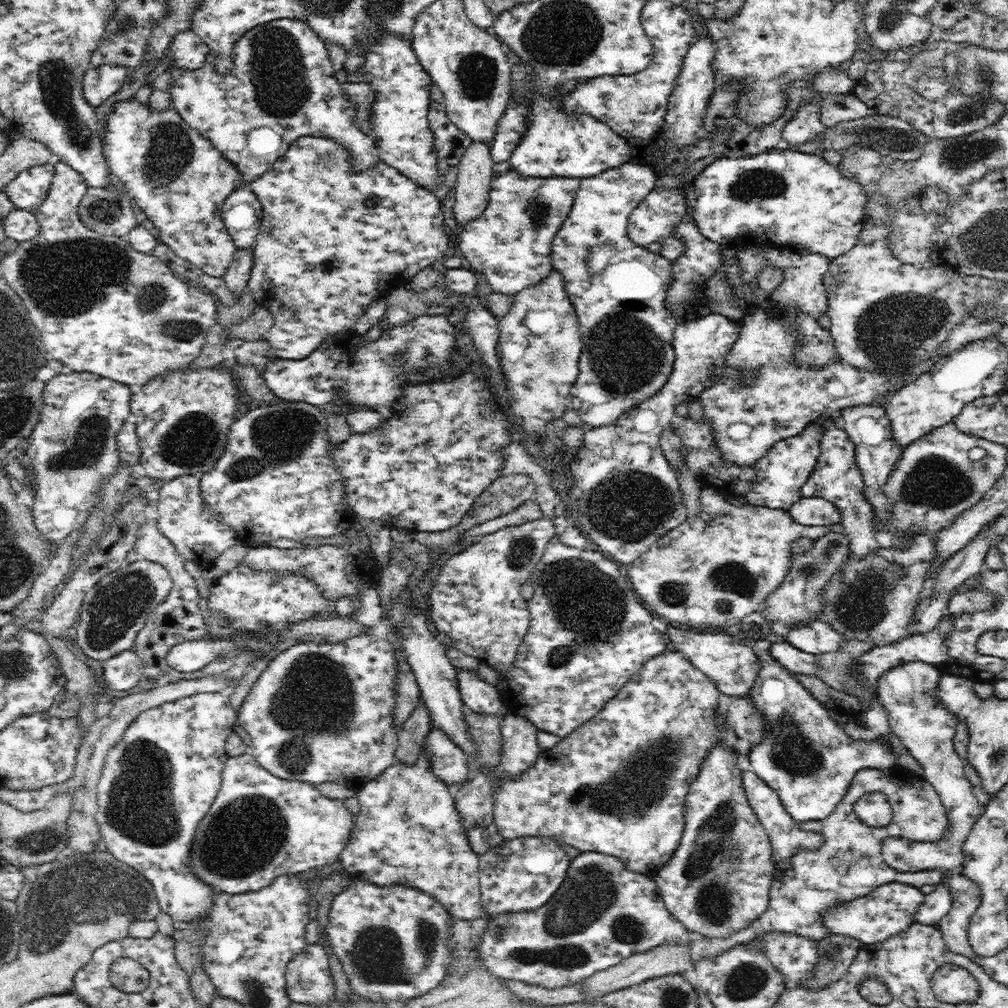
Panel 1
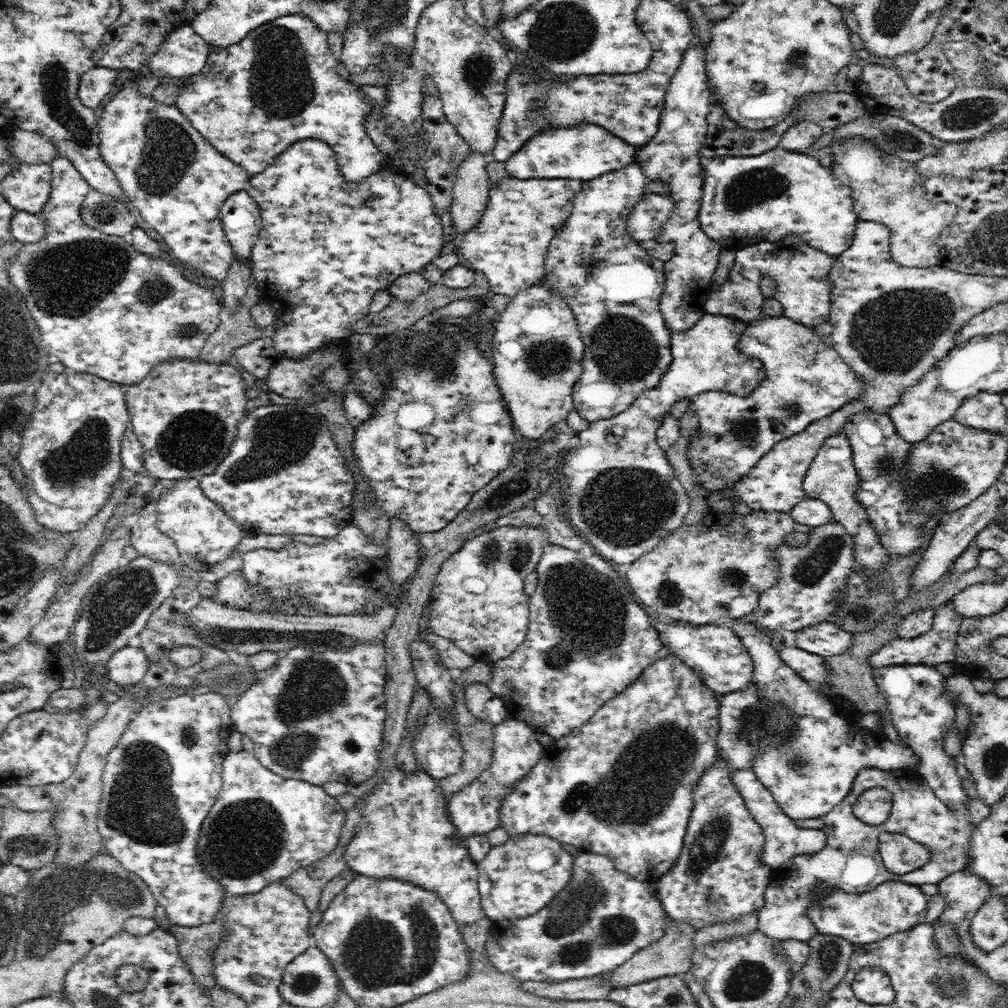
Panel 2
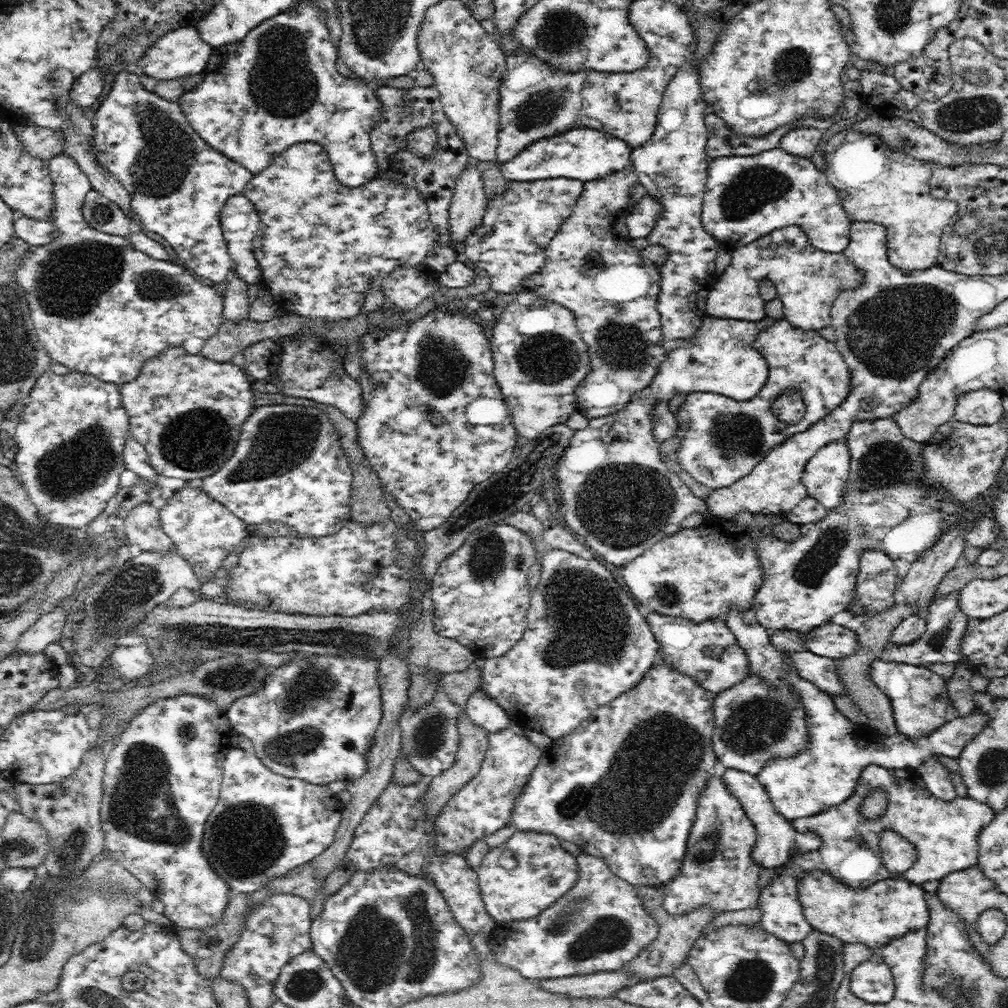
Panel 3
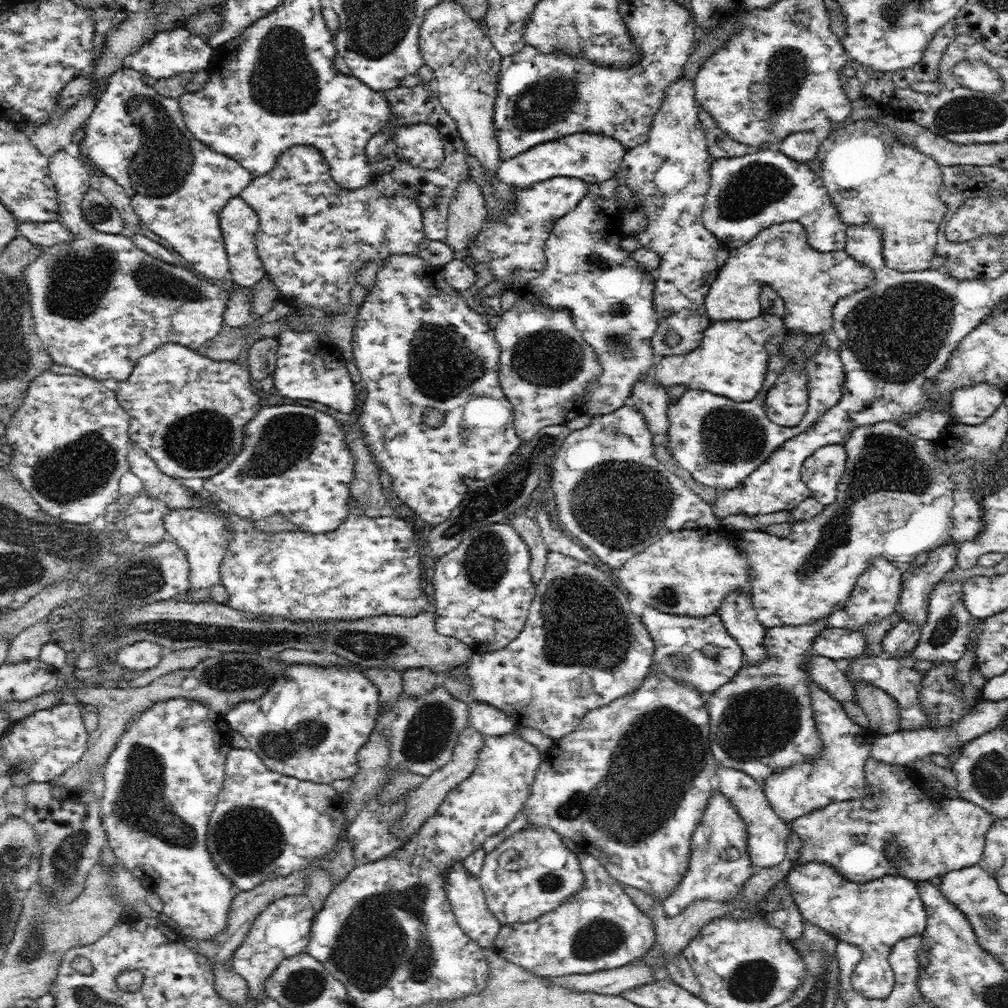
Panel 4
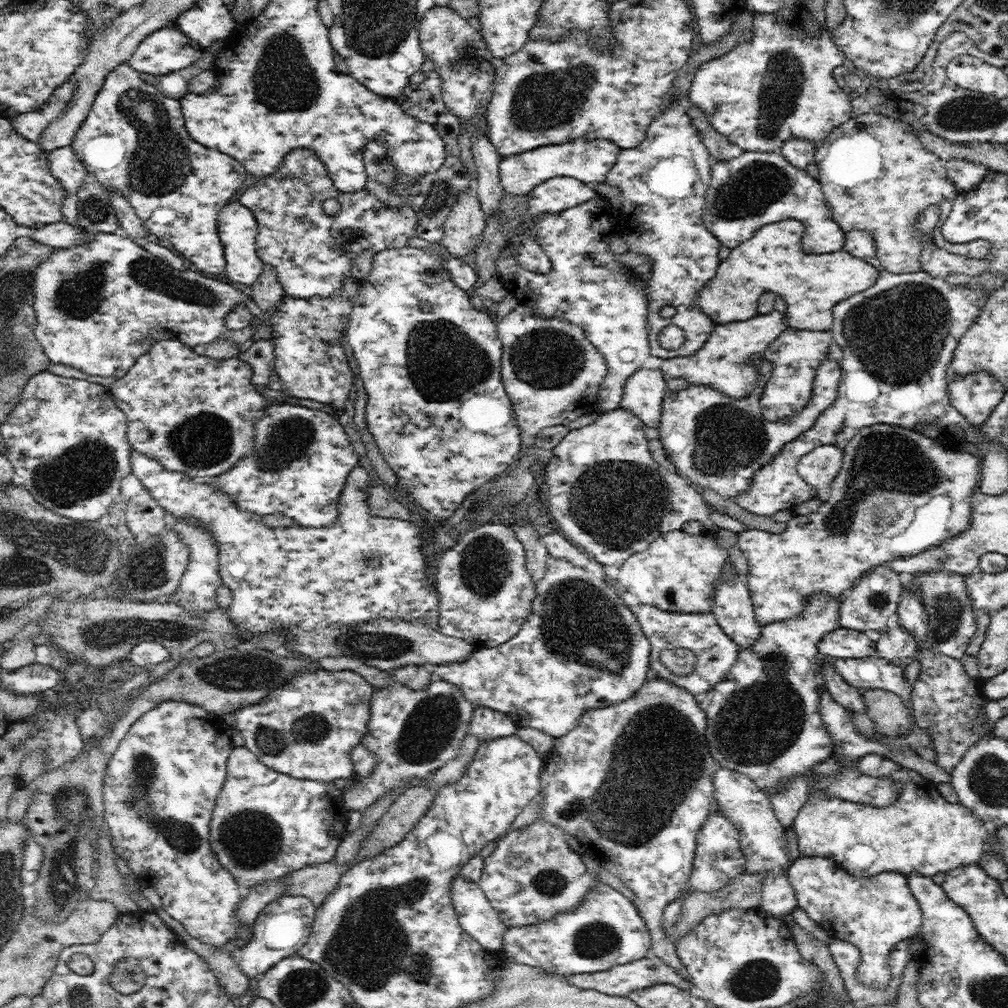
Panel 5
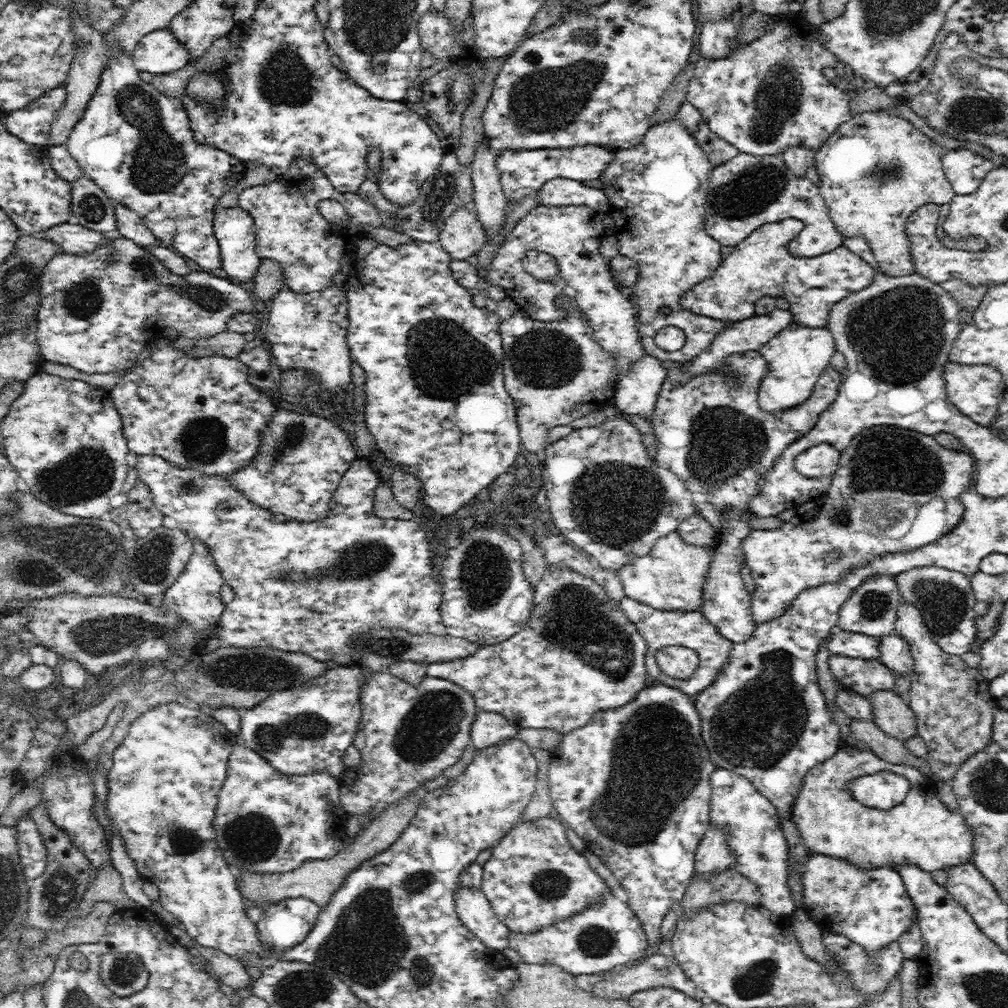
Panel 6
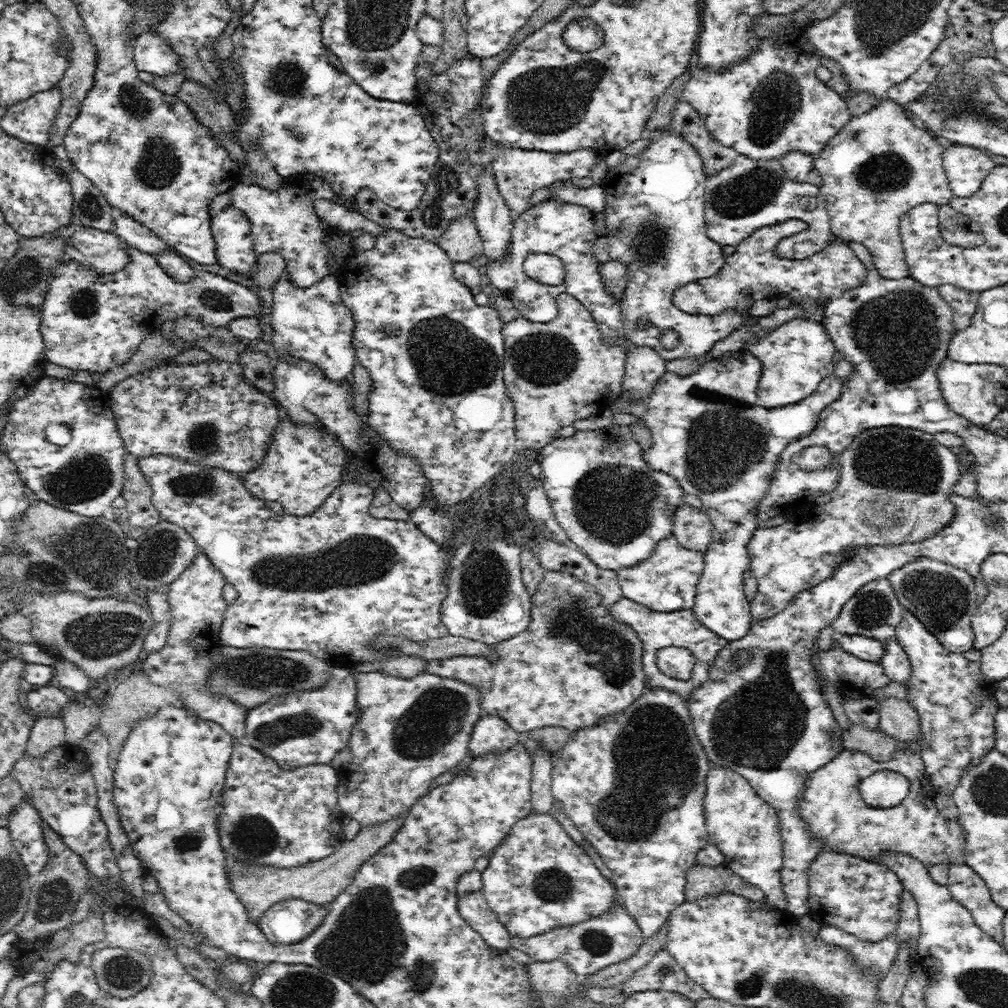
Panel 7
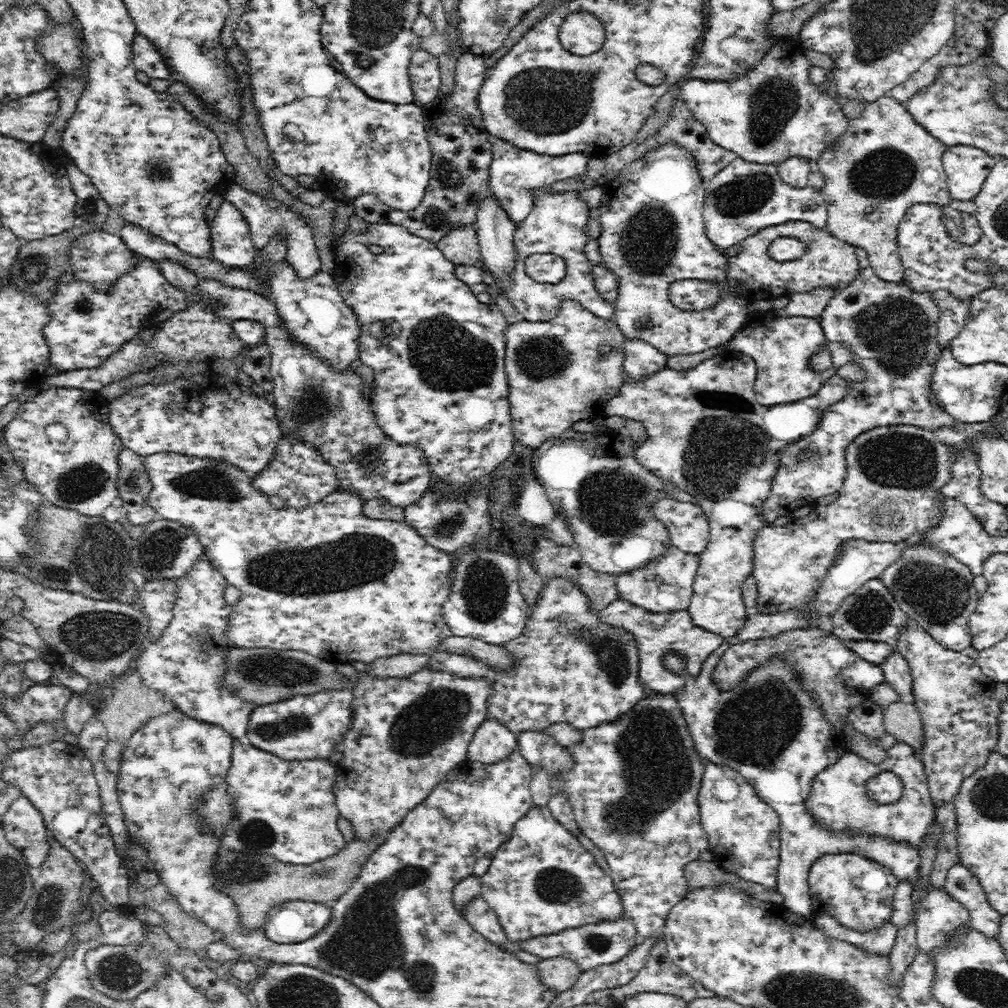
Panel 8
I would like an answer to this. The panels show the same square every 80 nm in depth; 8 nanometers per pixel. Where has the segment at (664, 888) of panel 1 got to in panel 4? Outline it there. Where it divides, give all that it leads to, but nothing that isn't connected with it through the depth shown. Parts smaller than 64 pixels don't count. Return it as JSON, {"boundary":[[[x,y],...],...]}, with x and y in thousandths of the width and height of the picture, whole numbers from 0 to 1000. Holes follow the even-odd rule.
{"boundary":[[[708,784],[705,794],[702,794],[701,806],[694,813],[693,819],[687,831],[687,851],[681,869],[673,877],[673,881],[658,895],[659,905],[663,911],[673,909],[688,893],[702,891],[708,893],[725,892],[738,874],[746,867],[745,853],[739,843],[739,817],[735,815],[732,807],[715,792]],[[720,843],[732,843],[732,851],[715,851]]]}

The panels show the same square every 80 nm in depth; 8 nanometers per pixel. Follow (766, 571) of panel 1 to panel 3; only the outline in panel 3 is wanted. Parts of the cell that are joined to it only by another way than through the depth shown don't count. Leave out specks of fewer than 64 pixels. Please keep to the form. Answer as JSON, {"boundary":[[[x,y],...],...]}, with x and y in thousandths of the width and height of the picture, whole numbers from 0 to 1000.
{"boundary":[[[705,513],[703,516],[699,516],[690,523],[675,525],[673,528],[659,533],[657,536],[651,538],[651,540],[648,540],[643,546],[641,546],[641,548],[638,548],[635,552],[629,554],[629,556],[622,558],[615,563],[615,571],[617,571],[615,575],[619,575],[619,577],[615,577],[615,579],[621,581],[623,588],[627,589],[627,592],[632,599],[641,600],[646,606],[651,606],[658,610],[678,611],[689,616],[705,614],[706,612],[714,612],[718,614],[724,602],[736,602],[739,604],[745,603],[748,588],[755,578],[755,565],[749,547],[745,541],[745,534],[746,532],[752,531],[766,531],[767,528],[768,521],[759,524],[754,524],[753,522],[742,524],[742,522],[738,523],[738,521],[730,519],[727,515],[718,515],[713,513],[708,513],[706,515]]]}

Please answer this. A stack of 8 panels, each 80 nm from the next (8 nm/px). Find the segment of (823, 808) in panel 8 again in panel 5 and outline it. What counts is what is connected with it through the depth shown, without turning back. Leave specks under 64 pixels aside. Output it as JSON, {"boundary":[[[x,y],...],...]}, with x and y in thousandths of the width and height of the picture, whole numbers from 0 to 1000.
{"boundary":[[[831,747],[824,749],[813,758],[809,758],[805,762],[805,766],[802,766],[801,792],[786,817],[791,827],[794,849],[818,849],[827,852],[849,869],[866,868],[875,864],[887,864],[896,868],[903,864],[911,864],[921,869],[927,869],[932,865],[938,867],[943,861],[970,855],[975,846],[975,835],[980,829],[977,818],[973,817],[960,803],[956,803],[952,796],[949,798],[938,796],[933,790],[927,775],[915,770],[910,764],[885,756],[879,750],[874,750],[871,747],[859,747],[845,755],[844,762],[866,772],[884,772],[895,779],[891,796],[880,802],[871,803],[863,799],[845,796],[817,782],[816,775],[833,769],[837,762],[840,762],[840,758],[837,758],[837,749]]]}

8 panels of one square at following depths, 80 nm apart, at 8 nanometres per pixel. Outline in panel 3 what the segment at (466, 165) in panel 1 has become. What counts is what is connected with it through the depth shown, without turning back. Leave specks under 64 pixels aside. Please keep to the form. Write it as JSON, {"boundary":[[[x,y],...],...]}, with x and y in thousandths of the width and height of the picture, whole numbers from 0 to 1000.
{"boundary":[[[467,160],[452,177],[452,186],[445,207],[447,242],[461,240],[478,222],[486,199],[481,193],[478,172]]]}

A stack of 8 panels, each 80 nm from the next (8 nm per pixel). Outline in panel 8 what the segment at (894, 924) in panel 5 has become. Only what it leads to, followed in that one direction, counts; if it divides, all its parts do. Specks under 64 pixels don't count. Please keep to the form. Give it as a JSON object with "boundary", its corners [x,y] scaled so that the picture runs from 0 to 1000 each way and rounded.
{"boundary":[[[853,845],[817,848],[806,857],[801,872],[807,897],[806,908],[815,904],[825,906],[833,916],[849,922],[866,922],[877,914],[883,914],[884,893],[891,870],[867,852],[862,852]]]}

